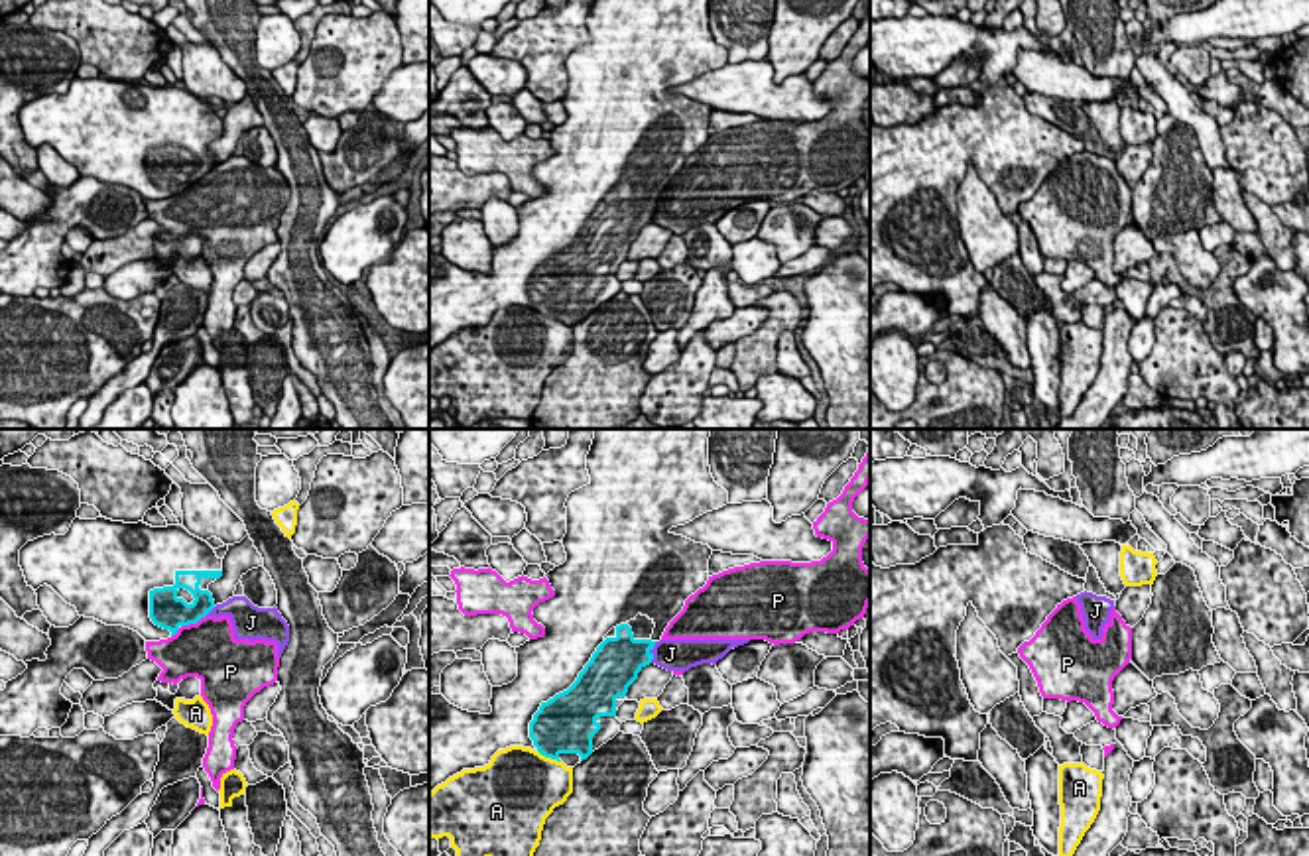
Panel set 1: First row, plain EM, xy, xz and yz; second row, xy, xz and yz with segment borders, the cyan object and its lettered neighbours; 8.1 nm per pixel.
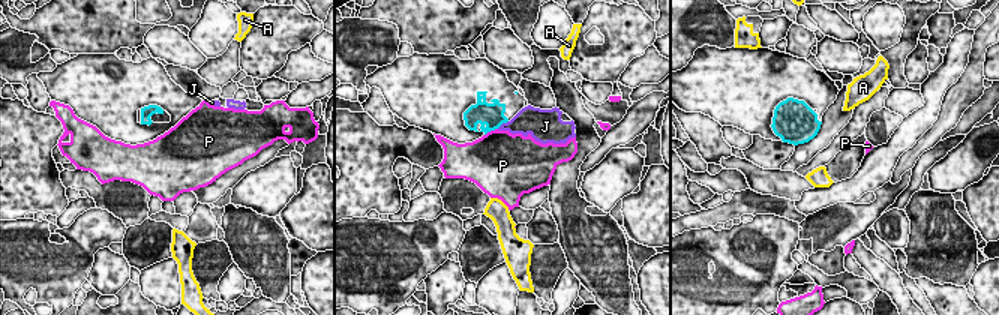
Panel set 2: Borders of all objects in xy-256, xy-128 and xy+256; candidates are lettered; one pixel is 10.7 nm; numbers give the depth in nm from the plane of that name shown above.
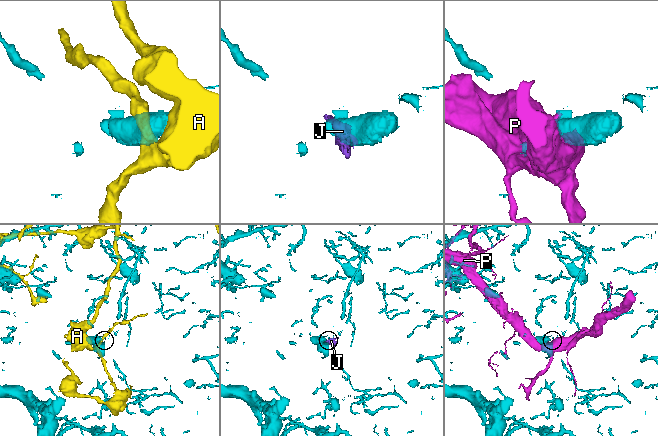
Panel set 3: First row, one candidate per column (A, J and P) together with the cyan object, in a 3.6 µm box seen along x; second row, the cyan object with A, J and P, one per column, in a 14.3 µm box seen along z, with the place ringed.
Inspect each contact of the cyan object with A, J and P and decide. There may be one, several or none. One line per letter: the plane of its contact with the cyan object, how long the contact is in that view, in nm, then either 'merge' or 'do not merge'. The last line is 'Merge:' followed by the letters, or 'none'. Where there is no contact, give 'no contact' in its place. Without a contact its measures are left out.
A: contact in xz; length 220 nm; do not merge
J: contact in xz; length 180 nm; do not merge
P: contact in xy; length 340 nm; do not merge
Merge: none

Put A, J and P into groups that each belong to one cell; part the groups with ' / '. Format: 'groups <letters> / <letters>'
groups A / J P

